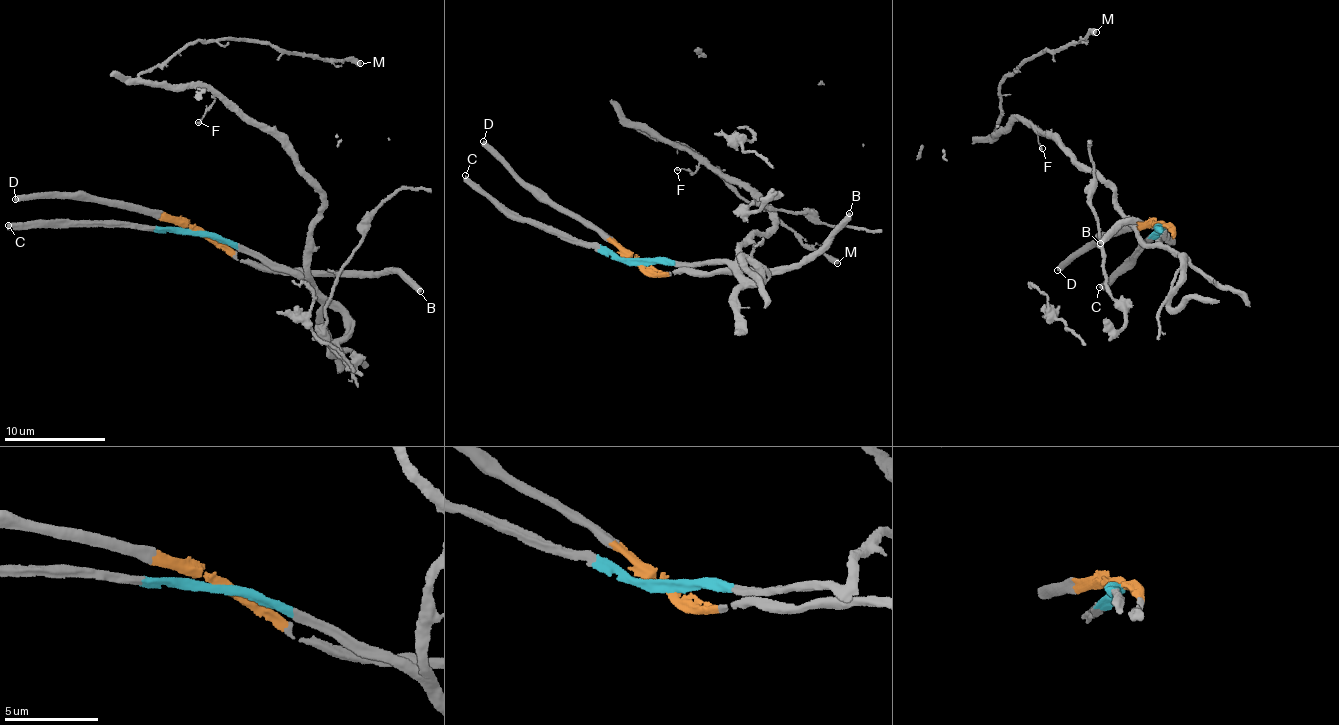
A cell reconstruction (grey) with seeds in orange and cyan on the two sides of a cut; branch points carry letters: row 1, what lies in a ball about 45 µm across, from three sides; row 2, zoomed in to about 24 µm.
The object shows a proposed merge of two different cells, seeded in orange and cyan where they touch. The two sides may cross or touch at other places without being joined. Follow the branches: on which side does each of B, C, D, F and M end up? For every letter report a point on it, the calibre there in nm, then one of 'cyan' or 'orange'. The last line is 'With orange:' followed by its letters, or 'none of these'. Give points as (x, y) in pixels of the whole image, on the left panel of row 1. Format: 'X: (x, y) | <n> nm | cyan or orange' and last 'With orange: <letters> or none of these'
B: (420, 291) | 400 nm | orange
C: (8, 225) | 400 nm | cyan
D: (15, 199) | 420 nm | orange
F: (198, 122) | 130 nm | cyan
M: (360, 63) | 440 nm | cyan
With orange: B, D

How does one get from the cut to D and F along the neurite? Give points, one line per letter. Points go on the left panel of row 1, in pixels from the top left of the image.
D: (197, 233), (142, 212), (38, 192), (15, 200)
F: (197, 233), (222, 236), (307, 278), (303, 250), (322, 204), (320, 186), (304, 168), (218, 96), (198, 123)

